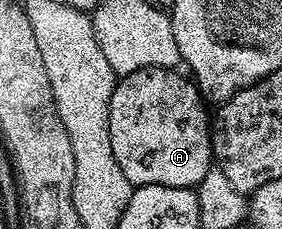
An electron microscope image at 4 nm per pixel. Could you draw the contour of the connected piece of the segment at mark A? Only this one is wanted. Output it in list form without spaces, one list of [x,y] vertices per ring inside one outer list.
[[[142,68],[116,83],[109,102],[109,142],[113,142],[117,166],[125,170],[125,178],[129,178],[132,186],[160,184],[195,188],[208,179],[207,171],[213,168],[209,108],[194,79],[184,76],[175,68]]]

